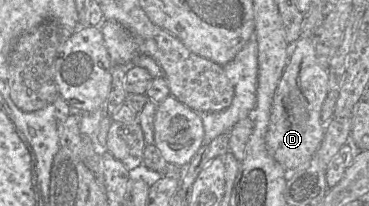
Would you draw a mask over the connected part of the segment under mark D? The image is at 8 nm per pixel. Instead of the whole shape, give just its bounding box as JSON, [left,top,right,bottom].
[266,37,329,172]

